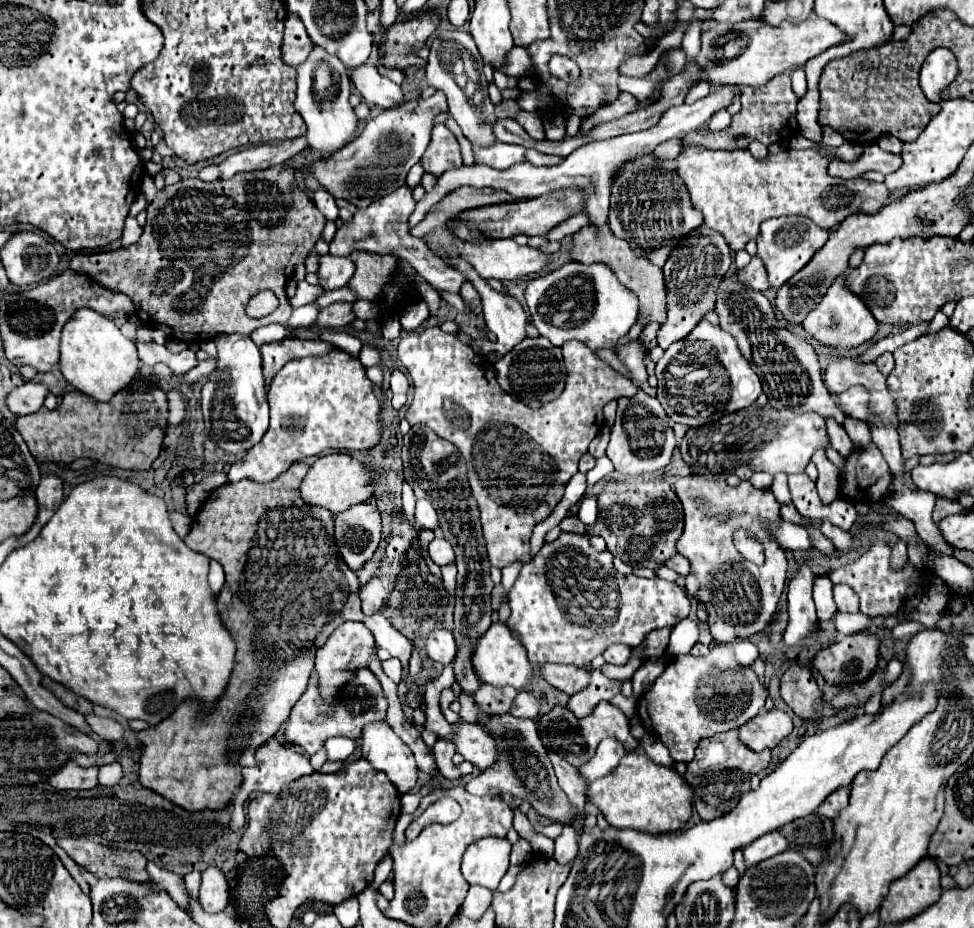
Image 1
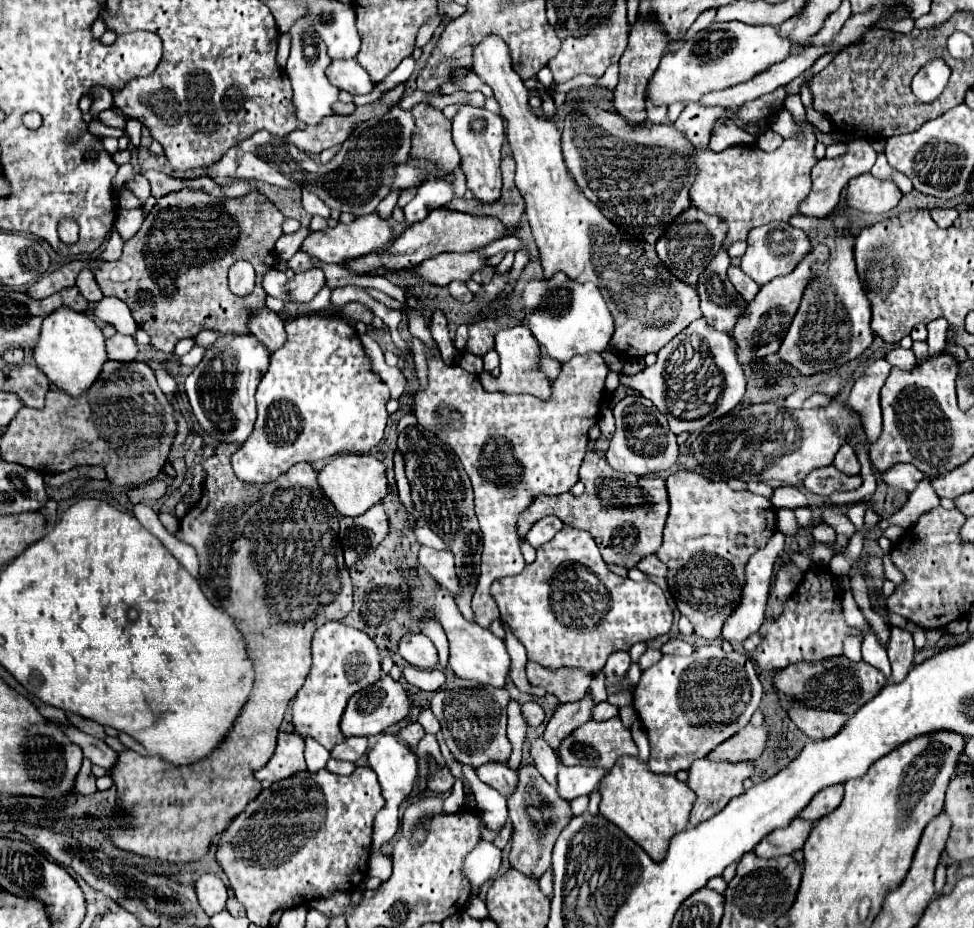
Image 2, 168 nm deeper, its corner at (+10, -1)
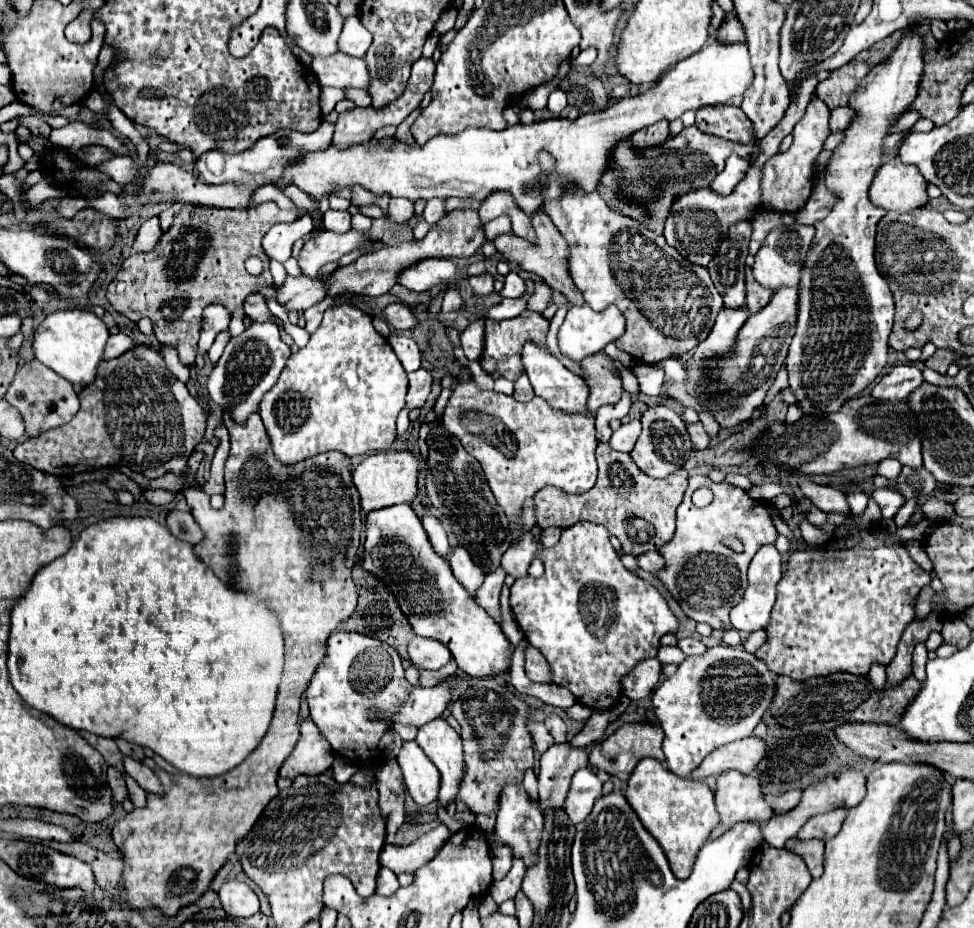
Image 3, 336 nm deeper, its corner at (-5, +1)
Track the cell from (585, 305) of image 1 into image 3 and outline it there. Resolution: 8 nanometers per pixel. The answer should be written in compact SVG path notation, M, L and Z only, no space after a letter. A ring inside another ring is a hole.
M587 303L583 305L571 305L567 311L567 317L563 321L563 325L559 327L557 333L557 341L559 341L559 351L573 359L573 361L581 361L587 355L593 355L597 351L601 351L607 343L617 341L621 335L625 333L625 317L619 311L619 307L611 305L603 311L593 311Z

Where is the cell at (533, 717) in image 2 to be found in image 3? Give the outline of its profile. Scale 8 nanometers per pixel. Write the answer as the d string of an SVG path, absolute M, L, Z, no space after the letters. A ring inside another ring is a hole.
M549 715L543 723L545 723L547 731L555 737L555 743L563 743L563 741L567 741L567 737L565 737L565 733L567 733L567 725L563 723L561 717L557 717L557 715Z

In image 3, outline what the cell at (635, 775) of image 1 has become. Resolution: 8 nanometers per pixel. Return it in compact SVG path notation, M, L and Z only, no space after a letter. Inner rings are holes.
M645 757L637 763L627 781L625 799L639 815L643 827L663 847L675 877L685 879L685 875L691 873L691 865L699 847L707 841L709 833L719 823L713 791L703 781L671 775L671 771L667 771L661 761Z

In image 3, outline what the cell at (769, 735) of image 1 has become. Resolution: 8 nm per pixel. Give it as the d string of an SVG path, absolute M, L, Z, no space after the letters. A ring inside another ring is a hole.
M755 735L727 743L715 749L711 755L707 755L707 759L703 759L703 763L695 769L693 779L703 779L709 775L717 777L729 769L751 773L757 767L757 763L765 757L765 751L767 751L765 739Z

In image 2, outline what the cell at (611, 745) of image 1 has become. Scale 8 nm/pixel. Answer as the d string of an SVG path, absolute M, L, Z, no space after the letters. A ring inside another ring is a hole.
M562 765L558 771L558 793L564 801L572 801L580 795L590 795L602 777L606 775L604 769L598 767L566 767Z

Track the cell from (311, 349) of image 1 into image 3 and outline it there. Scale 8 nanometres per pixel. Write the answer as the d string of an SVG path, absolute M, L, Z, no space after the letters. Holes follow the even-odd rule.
M255 293L255 295L249 295L243 303L243 311L245 315L249 315L253 321L273 321L277 323L279 319L267 309L267 301L261 293Z

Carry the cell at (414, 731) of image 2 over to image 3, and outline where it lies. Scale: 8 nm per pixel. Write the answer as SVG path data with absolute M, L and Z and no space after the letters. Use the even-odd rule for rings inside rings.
M435 719L419 727L415 741L441 773L439 803L447 807L451 801L455 801L459 791L459 779L463 767L461 737L445 723L445 719Z

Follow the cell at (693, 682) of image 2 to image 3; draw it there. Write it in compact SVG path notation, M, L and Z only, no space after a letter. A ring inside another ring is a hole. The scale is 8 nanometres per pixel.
M717 645L709 647L707 653L701 657L685 657L685 661L677 667L675 675L665 679L653 691L651 697L655 715L661 723L661 729L665 731L663 753L669 771L673 771L679 777L691 777L691 773L701 765L701 761L717 747L749 737L757 727L757 723L761 721L763 713L769 709L773 697L775 697L775 675L767 669L767 665L763 665L761 659L757 659L753 653L747 653L745 649Z

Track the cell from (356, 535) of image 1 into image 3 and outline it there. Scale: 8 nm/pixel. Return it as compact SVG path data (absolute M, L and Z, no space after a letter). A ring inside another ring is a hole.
M409 503L391 505L379 511L371 511L365 521L365 553L363 553L363 569L375 573L379 579L383 579L397 595L399 605L403 607L403 613L407 615L413 631L421 637L431 637L447 645L453 659L457 661L457 667L467 673L469 677L495 677L511 667L511 641L501 631L501 627L489 617L483 607L473 603L473 597L465 591L465 587L455 579L451 573L449 563L435 555L427 533L423 531L423 525Z

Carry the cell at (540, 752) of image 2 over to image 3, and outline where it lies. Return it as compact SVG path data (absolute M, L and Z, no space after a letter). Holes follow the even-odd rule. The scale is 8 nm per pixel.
M531 721L531 723L529 723L529 729L531 729L531 737L533 737L533 741L535 741L535 749L537 749L539 753L545 753L551 745L555 745L551 733L543 727L543 723Z

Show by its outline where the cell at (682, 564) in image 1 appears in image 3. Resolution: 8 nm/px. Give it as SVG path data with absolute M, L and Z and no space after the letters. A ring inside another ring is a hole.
M647 551L645 555L641 555L639 559L639 567L651 573L657 573L663 569L663 555L659 551Z

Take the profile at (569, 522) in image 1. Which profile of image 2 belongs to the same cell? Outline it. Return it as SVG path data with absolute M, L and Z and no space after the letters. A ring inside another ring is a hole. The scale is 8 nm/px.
M542 517L540 521L536 521L532 525L532 529L526 535L526 541L532 547L540 547L540 545L548 543L562 527L564 527L564 523L558 517Z

